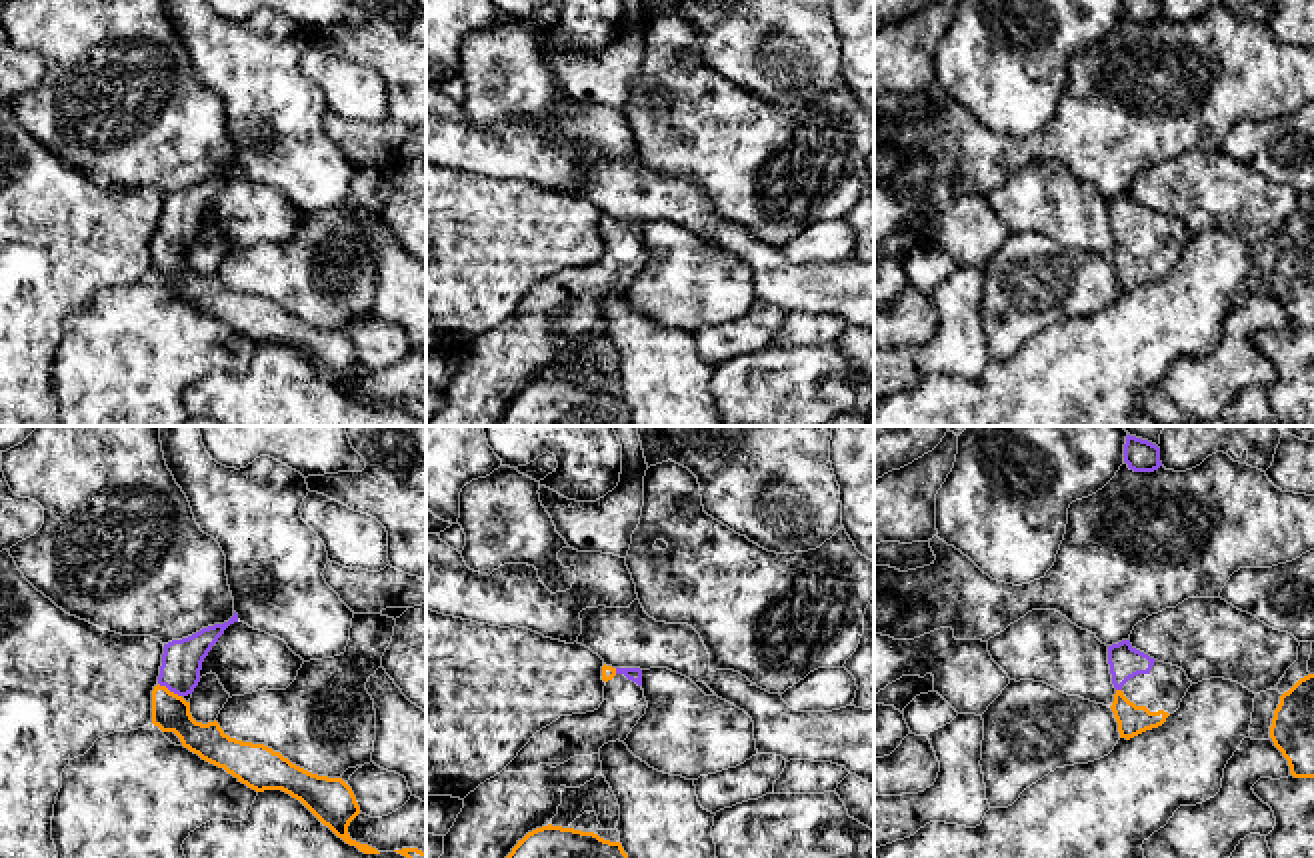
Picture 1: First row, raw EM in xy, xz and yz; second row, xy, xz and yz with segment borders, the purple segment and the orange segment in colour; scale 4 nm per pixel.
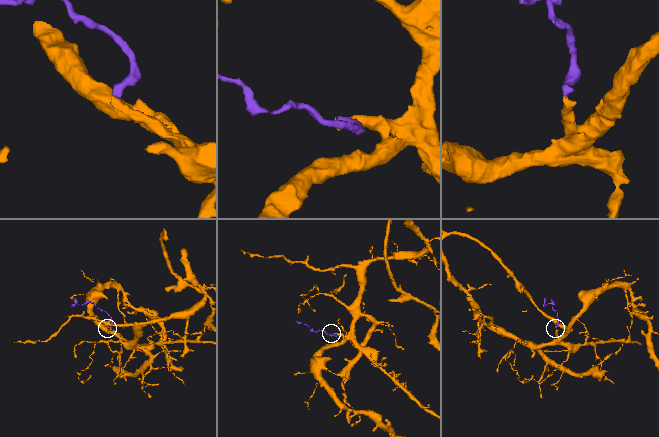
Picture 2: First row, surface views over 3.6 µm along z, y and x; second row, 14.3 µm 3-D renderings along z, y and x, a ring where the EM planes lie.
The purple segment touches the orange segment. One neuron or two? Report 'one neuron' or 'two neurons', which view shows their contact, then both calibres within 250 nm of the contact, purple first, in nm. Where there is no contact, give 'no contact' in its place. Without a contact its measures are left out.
one neuron | xy | 160/160 nm

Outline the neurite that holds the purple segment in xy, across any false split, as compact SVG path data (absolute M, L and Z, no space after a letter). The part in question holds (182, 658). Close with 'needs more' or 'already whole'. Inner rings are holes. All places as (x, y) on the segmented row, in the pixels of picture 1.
M238 614L200 632L164 644L158 684L152 690L152 724L174 732L182 746L224 768L256 792L282 790L300 800L324 826L364 854L380 854L350 838L348 826L360 814L352 788L342 778L312 774L264 744L230 738L220 724L196 722L184 698L200 682L202 662Z; needs more

